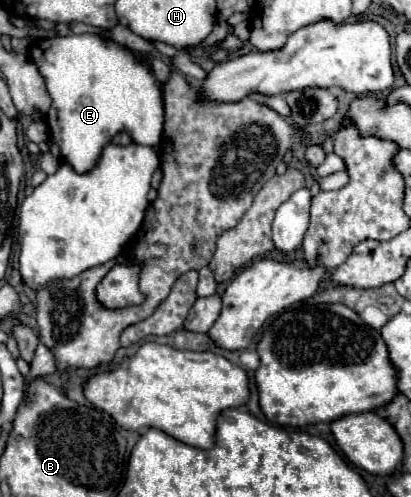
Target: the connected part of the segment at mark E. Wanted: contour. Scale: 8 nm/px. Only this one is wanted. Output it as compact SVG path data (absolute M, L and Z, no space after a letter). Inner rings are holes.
M80 34L80 36L60 36L52 40L42 40L30 46L30 60L36 64L40 76L46 80L48 94L52 96L52 108L46 116L46 126L52 136L52 142L60 146L60 156L68 162L74 172L86 174L90 172L104 150L104 146L118 134L128 132L134 144L156 146L162 140L162 124L164 124L164 104L160 82L150 74L148 64L134 58L132 52L122 48L120 44L98 38L96 34Z

